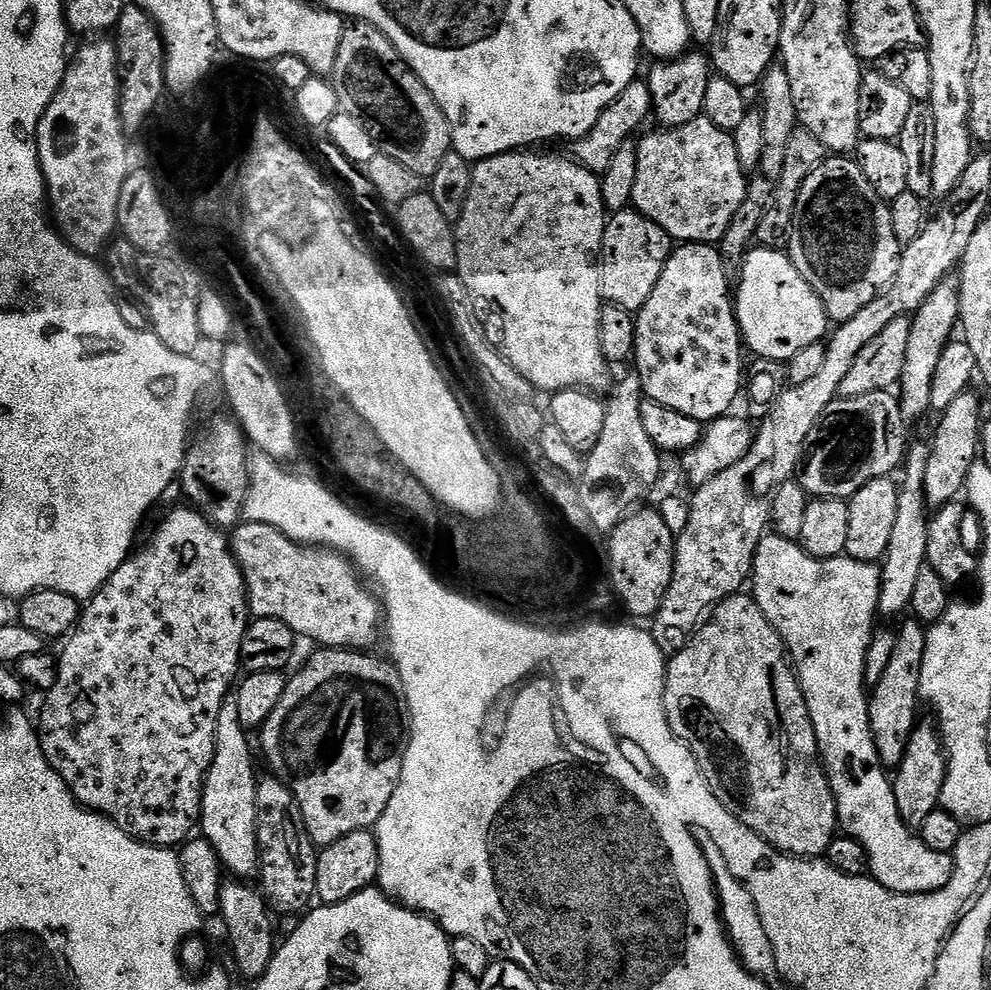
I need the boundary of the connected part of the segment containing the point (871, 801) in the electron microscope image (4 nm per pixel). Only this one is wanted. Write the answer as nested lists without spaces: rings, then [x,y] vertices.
[[[768,534],[761,540],[752,563],[750,588],[753,588],[751,591],[762,614],[766,614],[778,635],[784,639],[787,655],[794,665],[810,722],[814,726],[824,772],[836,799],[836,818],[843,835],[862,842],[862,850],[866,850],[868,859],[868,872],[872,879],[886,886],[886,890],[907,896],[942,890],[946,882],[950,882],[954,870],[952,853],[930,850],[920,835],[902,822],[892,780],[880,760],[870,730],[869,693],[866,691],[864,671],[867,650],[878,621],[880,568],[876,564],[852,560],[847,554],[835,556],[833,560],[815,560],[805,554],[797,541]]]

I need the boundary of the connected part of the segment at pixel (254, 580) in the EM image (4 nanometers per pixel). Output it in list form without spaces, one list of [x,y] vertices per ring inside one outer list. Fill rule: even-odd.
[[[241,522],[231,529],[230,543],[232,553],[244,571],[244,581],[248,587],[248,610],[253,617],[278,618],[278,622],[286,622],[286,626],[290,626],[297,637],[309,636],[310,639],[317,640],[317,645],[326,648],[368,650],[379,636],[381,639],[381,601],[362,579],[349,557],[331,548],[299,544],[274,526],[251,522]]]

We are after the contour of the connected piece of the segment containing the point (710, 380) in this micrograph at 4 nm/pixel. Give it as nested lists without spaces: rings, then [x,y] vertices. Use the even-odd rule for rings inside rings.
[[[681,243],[673,247],[672,255],[662,270],[662,278],[658,278],[658,286],[654,286],[654,294],[650,294],[650,298],[646,298],[646,306],[635,313],[634,370],[640,375],[645,397],[662,406],[670,406],[670,410],[678,410],[678,414],[690,414],[690,418],[701,422],[716,421],[729,415],[736,399],[739,396],[741,399],[746,384],[745,353],[730,284],[728,288],[728,276],[730,272],[724,267],[719,247]]]

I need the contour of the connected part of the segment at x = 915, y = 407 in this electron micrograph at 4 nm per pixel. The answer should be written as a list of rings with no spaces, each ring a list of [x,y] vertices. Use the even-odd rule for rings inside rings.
[[[949,278],[941,282],[922,302],[922,306],[912,316],[910,343],[906,345],[906,366],[902,366],[900,383],[898,385],[898,399],[902,418],[906,422],[920,420],[924,415],[932,412],[930,406],[930,389],[934,383],[934,369],[938,366],[938,358],[942,358],[942,350],[953,339],[960,323],[960,282],[959,279]]]

